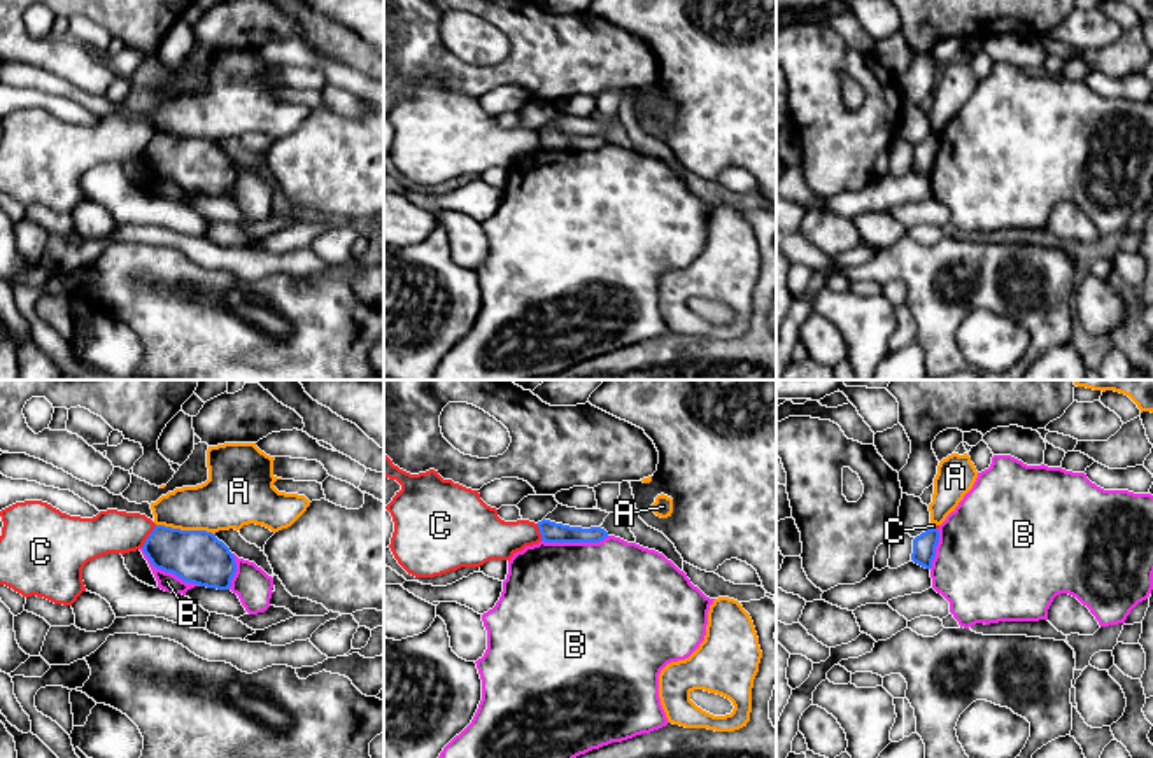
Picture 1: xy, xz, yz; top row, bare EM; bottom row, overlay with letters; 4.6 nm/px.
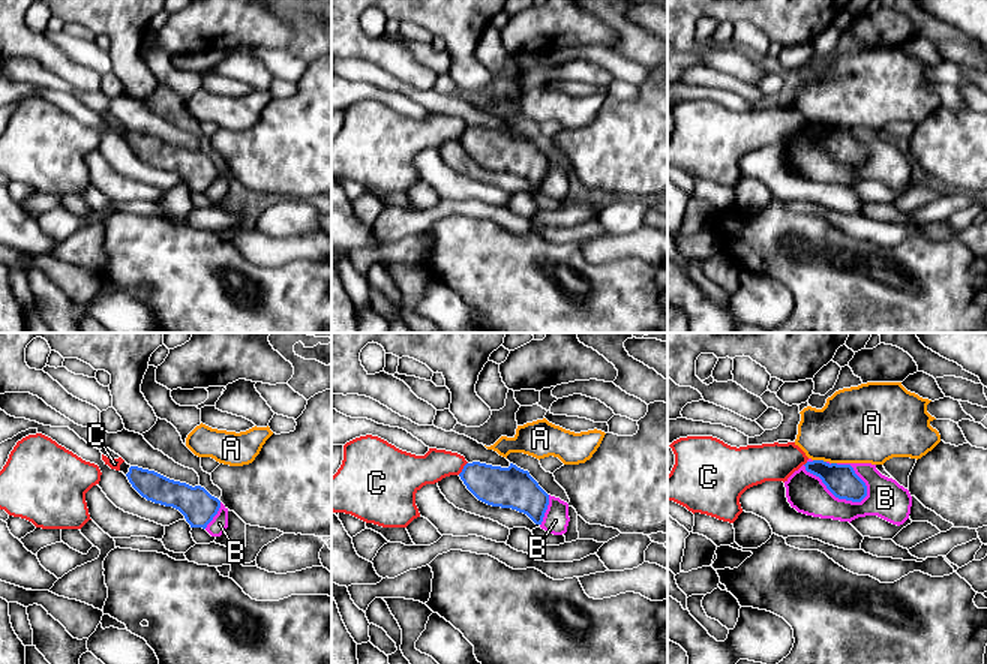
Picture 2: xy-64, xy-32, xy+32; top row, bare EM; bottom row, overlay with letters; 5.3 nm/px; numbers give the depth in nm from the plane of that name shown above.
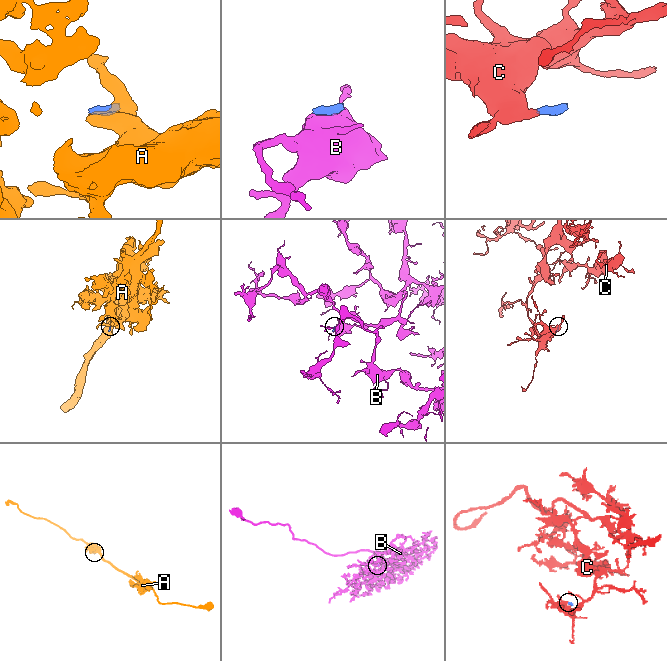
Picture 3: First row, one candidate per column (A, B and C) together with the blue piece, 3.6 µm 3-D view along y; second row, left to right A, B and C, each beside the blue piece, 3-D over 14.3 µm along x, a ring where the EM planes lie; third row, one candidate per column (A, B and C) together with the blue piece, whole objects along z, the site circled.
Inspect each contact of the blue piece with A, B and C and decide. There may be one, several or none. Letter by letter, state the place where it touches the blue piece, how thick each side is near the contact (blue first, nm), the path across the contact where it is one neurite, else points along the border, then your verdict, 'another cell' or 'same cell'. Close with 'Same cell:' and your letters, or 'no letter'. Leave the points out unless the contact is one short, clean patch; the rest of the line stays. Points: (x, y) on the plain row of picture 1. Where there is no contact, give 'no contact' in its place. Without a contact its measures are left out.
A: contact xy (186, 139); calibres 240 and 280 nm; border xy (156, 132), (205, 137), (214, 142); another cell
B: contact xz (575, 149); calibres 100 and 500 nm; another cell
C: contact xy (149, 144); calibres 240 and 200 nm; border xy (156, 133), (141, 154); another cell
Same cell: no letter

